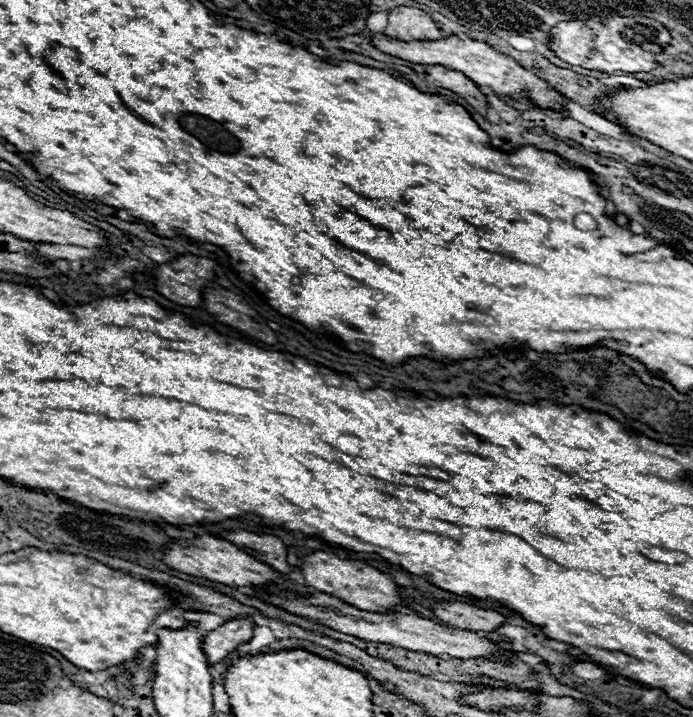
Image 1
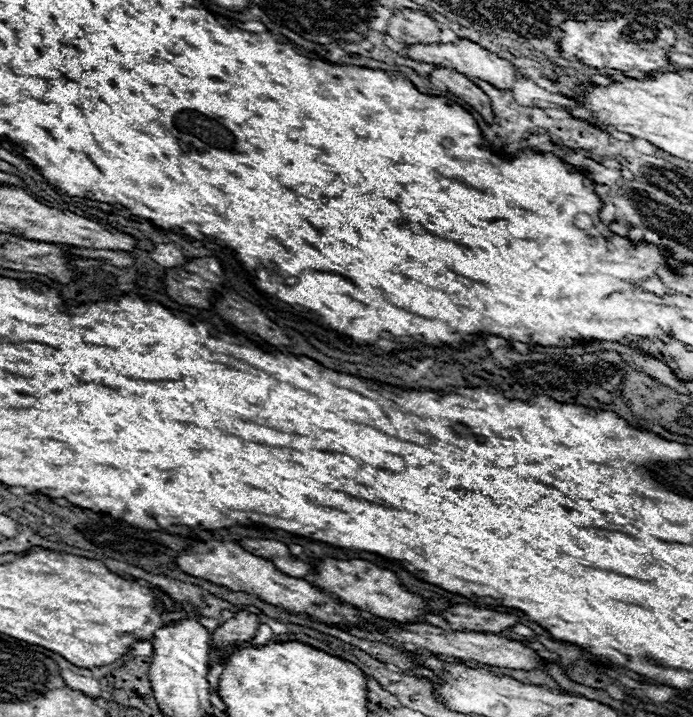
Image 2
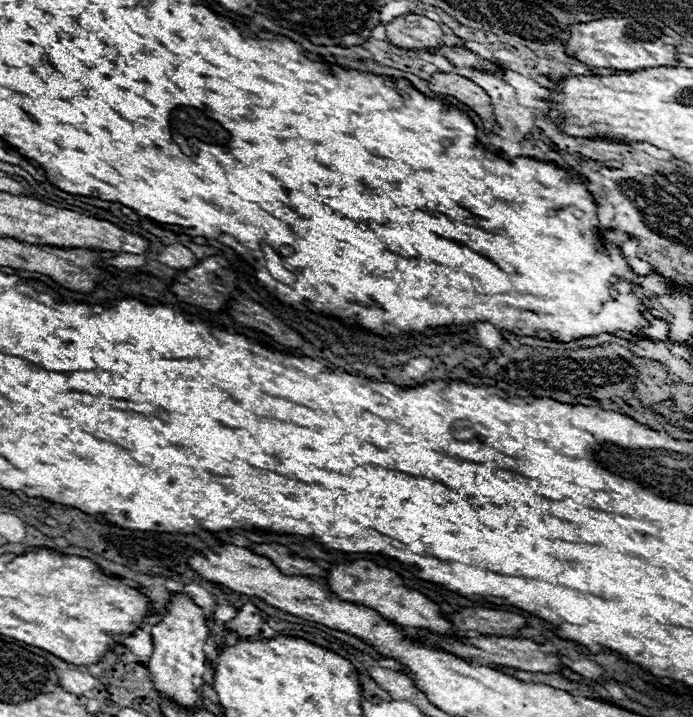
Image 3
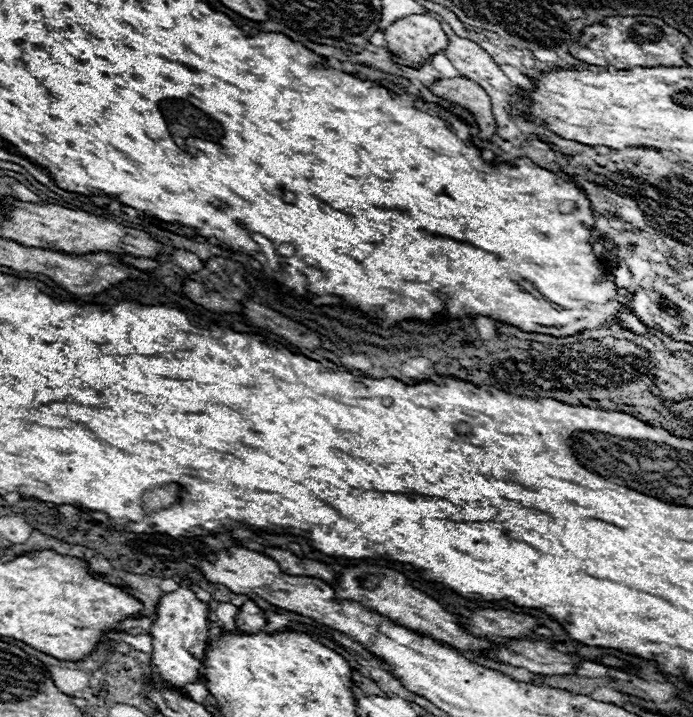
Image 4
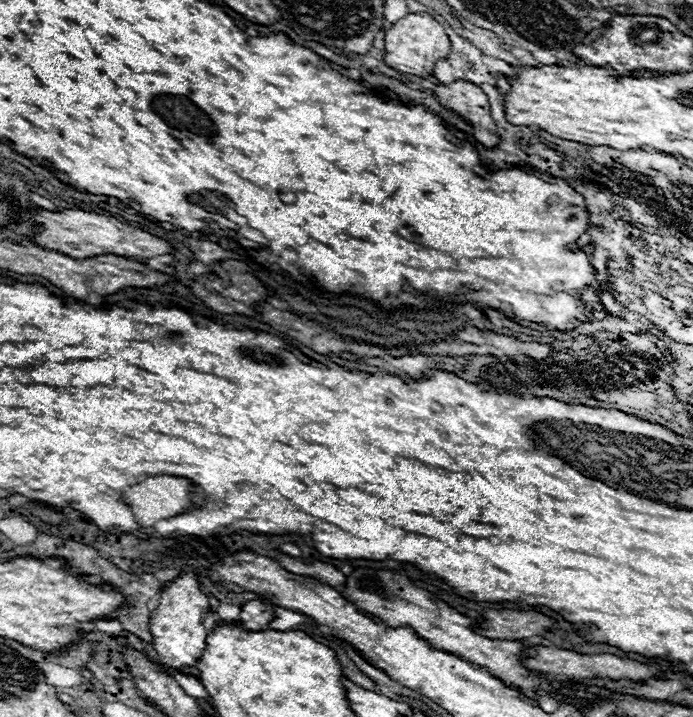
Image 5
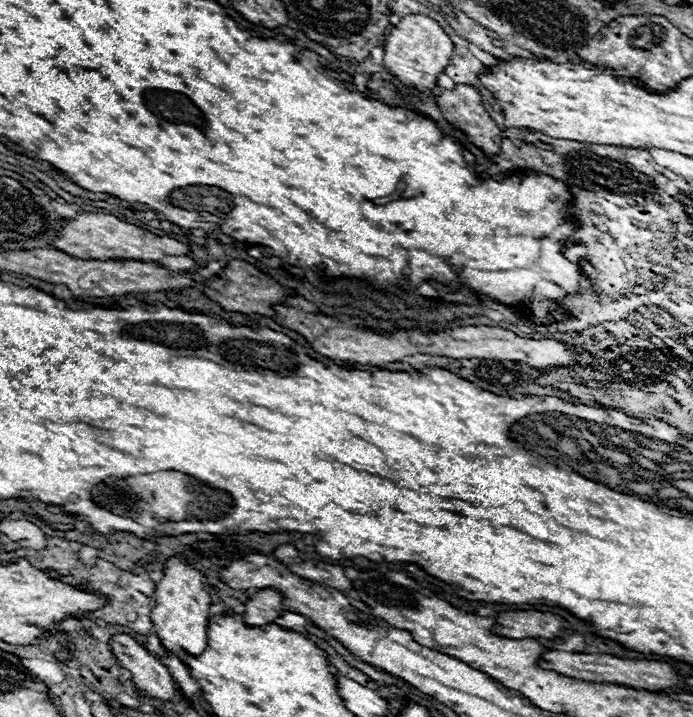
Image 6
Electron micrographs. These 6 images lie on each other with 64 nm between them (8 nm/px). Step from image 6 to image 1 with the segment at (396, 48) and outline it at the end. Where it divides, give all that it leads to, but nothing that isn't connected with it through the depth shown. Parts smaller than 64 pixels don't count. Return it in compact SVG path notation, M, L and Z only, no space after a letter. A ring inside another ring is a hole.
M396 6L388 10L388 24L384 28L384 34L404 42L442 38L442 30L436 26L430 14L410 6Z

